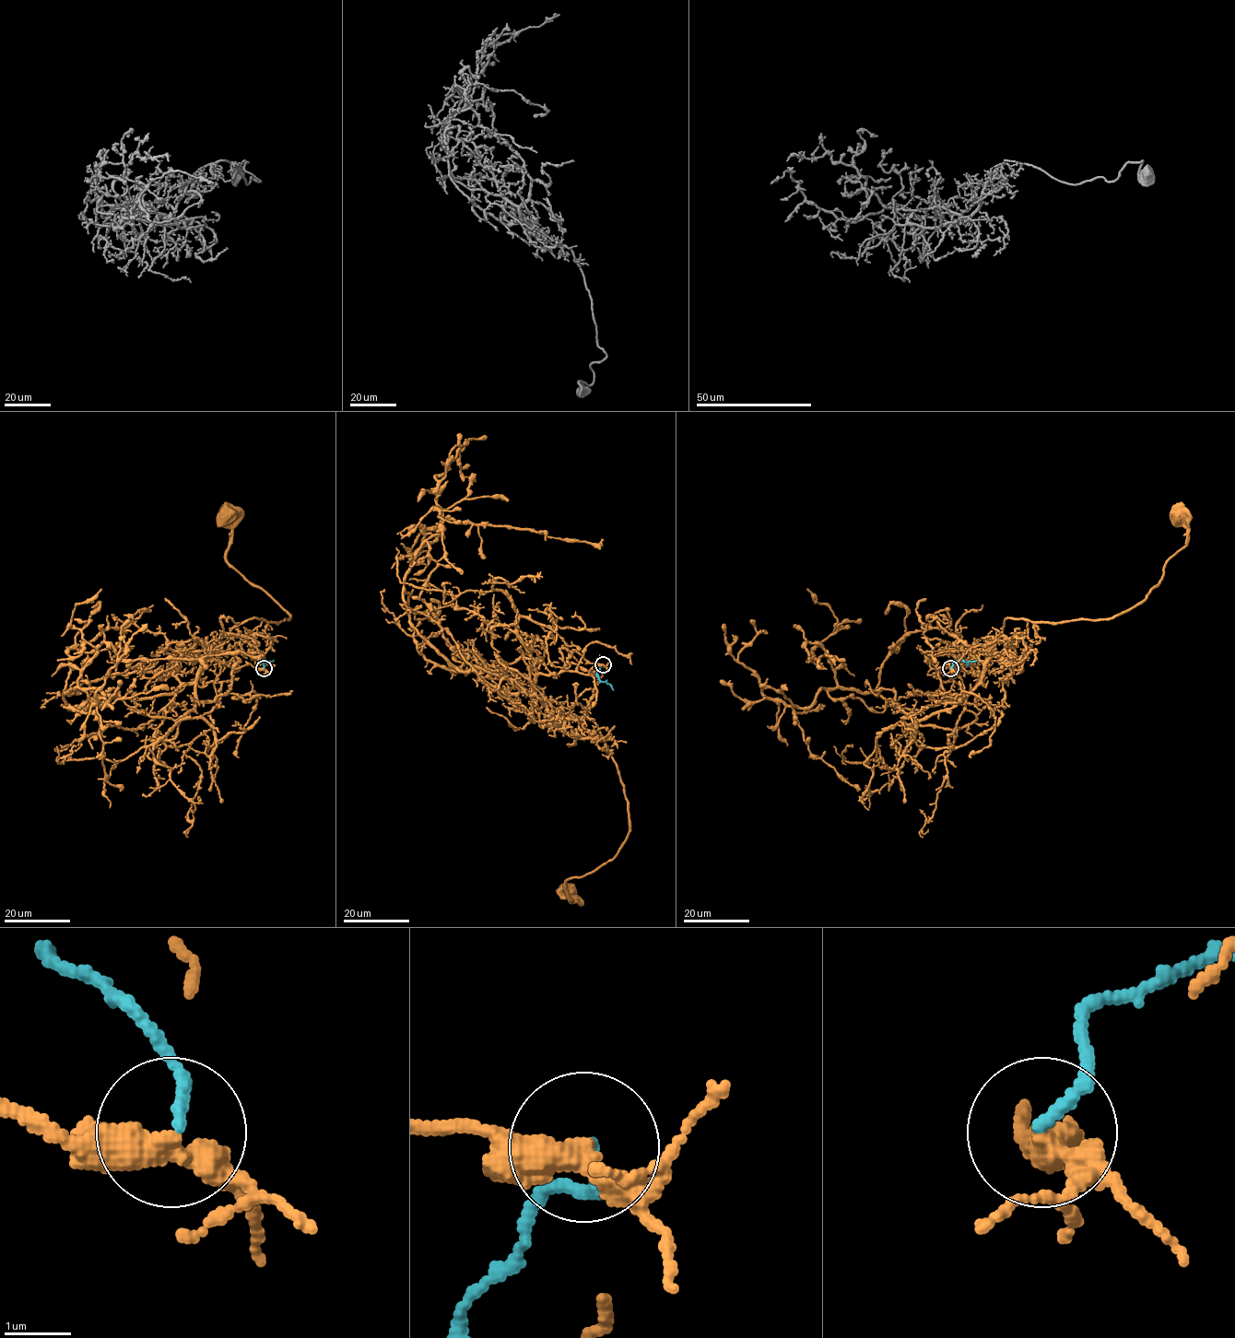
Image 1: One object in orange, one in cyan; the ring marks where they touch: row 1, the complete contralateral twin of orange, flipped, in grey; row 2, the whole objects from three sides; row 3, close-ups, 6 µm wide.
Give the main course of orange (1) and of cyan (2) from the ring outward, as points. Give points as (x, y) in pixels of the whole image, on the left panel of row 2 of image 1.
1: (263, 669), (244, 664), (227, 693), (196, 698), (216, 641), (253, 617), (289, 618), (226, 559), (225, 514)
2: (263, 668), (257, 660), (262, 664), (274, 661)

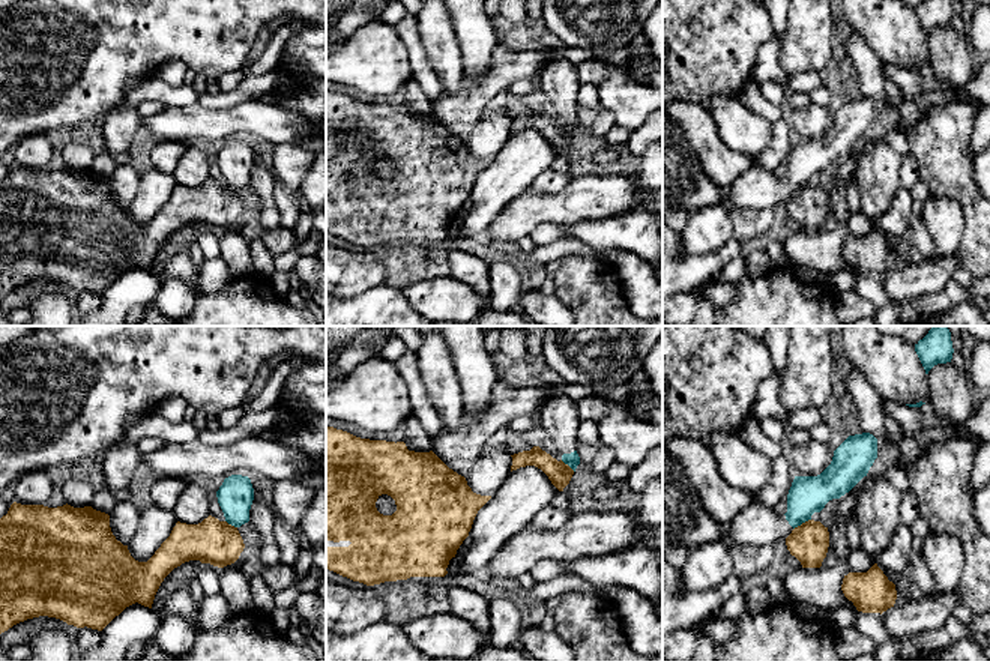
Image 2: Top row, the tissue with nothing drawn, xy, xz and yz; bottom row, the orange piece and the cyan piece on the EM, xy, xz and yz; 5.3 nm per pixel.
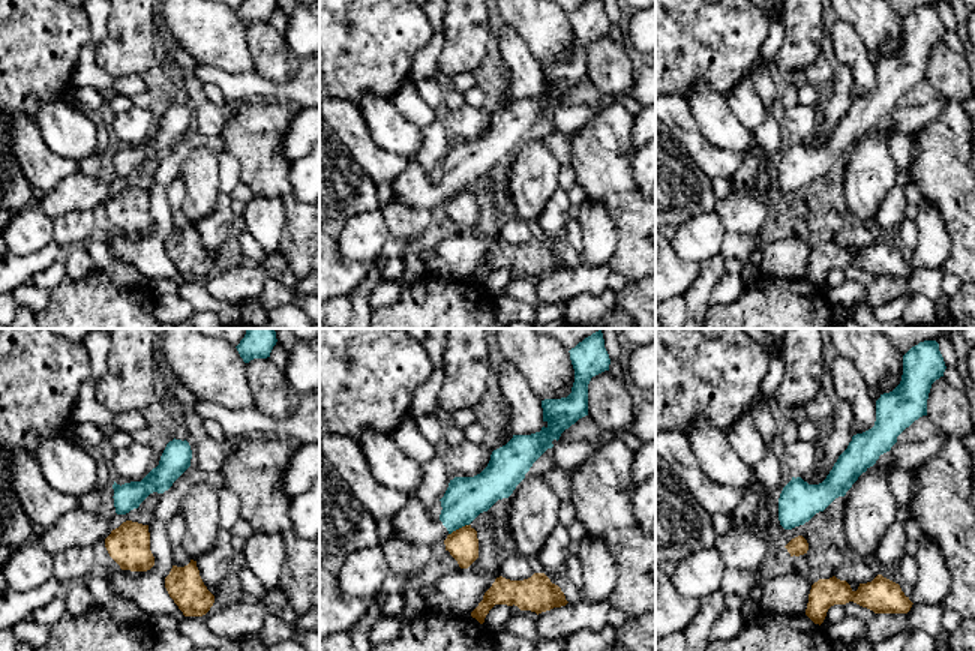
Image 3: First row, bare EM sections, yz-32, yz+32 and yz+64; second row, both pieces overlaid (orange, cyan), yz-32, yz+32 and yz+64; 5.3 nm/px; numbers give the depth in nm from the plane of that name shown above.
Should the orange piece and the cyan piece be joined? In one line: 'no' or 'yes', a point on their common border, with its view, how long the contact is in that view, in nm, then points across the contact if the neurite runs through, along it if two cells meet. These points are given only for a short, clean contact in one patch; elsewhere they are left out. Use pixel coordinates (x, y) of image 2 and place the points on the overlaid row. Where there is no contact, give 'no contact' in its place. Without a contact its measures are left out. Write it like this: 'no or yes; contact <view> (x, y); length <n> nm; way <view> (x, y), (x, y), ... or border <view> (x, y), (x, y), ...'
no; contact yz (802, 523); length 110 nm; border yz (810, 519), (793, 529)

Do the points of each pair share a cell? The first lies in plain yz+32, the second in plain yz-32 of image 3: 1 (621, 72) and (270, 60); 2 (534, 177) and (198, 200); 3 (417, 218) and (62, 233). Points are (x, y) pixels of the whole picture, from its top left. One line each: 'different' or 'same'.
1: same
2: same
3: same

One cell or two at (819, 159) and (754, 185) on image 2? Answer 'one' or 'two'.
one

